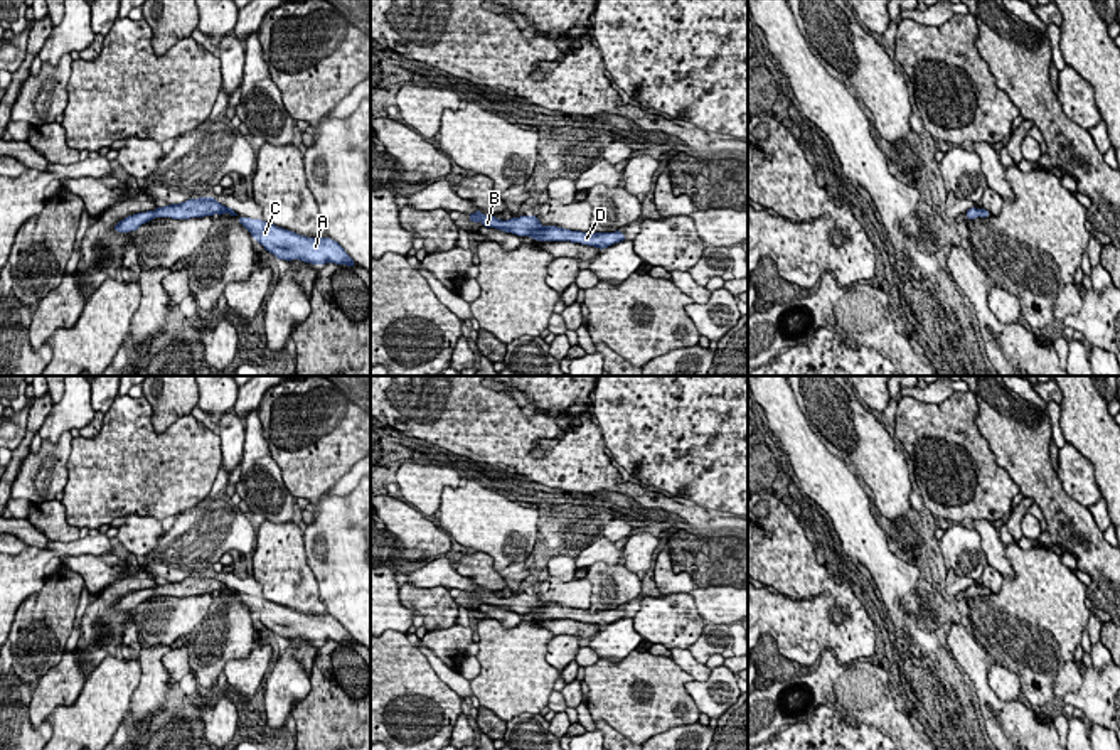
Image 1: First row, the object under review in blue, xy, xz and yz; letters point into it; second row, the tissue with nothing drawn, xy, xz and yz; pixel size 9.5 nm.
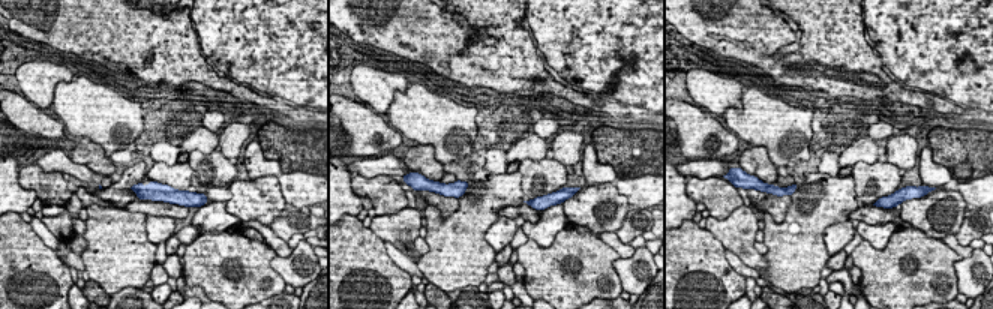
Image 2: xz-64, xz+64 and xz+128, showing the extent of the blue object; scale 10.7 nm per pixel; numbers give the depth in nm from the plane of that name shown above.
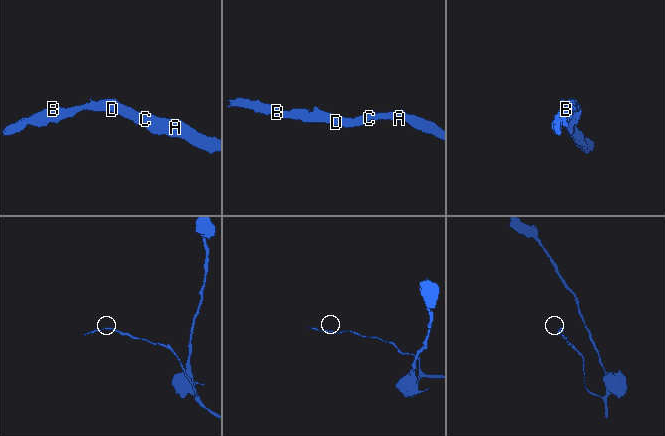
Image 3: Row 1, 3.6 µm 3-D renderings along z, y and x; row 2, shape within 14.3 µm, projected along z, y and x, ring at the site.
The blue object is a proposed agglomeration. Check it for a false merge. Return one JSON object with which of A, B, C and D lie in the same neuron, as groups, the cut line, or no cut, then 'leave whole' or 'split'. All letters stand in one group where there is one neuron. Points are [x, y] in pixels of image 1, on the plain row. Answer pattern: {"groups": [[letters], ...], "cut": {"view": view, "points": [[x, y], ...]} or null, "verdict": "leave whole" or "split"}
{"groups": [["A", "B", "C", "D"]], "cut": null, "verdict": "leave whole"}

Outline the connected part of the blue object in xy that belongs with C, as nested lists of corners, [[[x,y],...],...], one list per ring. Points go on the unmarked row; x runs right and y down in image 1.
[[[237,595],[251,613],[278,637],[301,637],[312,642],[325,642],[330,639],[335,642],[355,644],[355,639],[345,630],[345,627],[328,613],[305,615],[261,597]]]

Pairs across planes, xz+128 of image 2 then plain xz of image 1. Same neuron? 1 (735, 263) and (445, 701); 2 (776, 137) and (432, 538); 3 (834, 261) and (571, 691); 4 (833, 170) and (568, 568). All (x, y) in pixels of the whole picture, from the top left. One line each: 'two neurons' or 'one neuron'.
1: two neurons
2: two neurons
3: two neurons
4: one neuron

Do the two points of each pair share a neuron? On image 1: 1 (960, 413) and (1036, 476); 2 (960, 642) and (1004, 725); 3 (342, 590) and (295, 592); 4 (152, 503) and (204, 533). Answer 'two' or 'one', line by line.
1: two
2: one
3: two
4: two

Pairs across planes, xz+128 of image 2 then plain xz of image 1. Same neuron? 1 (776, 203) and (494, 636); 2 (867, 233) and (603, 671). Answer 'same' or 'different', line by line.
1: different
2: different

